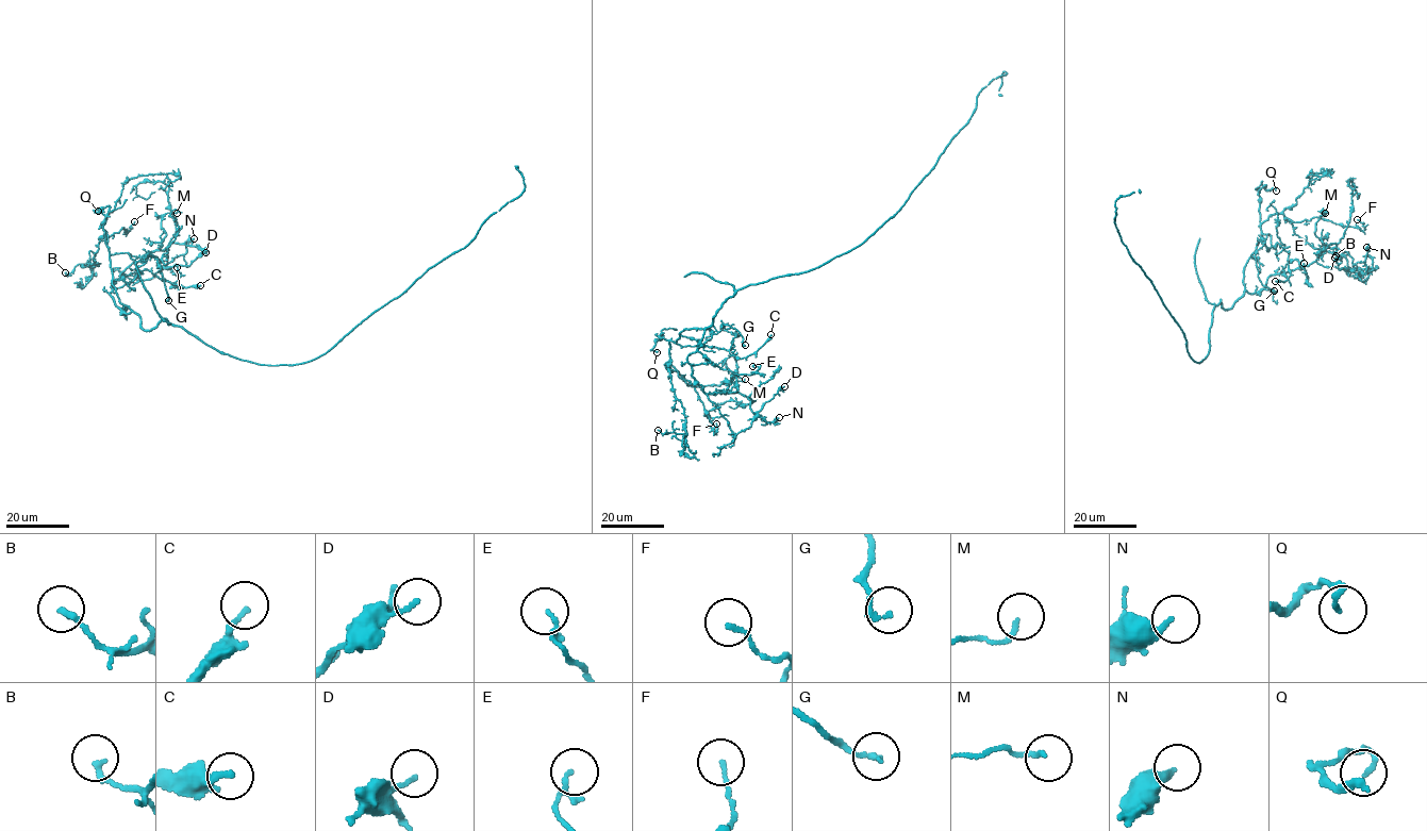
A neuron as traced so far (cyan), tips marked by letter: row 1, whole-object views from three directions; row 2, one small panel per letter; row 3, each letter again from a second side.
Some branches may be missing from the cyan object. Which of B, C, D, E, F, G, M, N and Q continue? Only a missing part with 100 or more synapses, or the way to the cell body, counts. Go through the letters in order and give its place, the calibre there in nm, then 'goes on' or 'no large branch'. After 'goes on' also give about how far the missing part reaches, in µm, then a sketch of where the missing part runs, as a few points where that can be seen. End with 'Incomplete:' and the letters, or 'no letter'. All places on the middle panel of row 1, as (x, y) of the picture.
B: place (658, 430); calibre 190 nm; no large branch
C: place (770, 334); calibre 170 nm; no large branch
D: place (784, 386); calibre 120 nm; no large branch
E: place (752, 366); calibre 80 nm; no large branch
F: place (716, 424); calibre 120 nm; no large branch
G: place (745, 345); calibre 140 nm; no large branch
M: place (745, 379); calibre 140 nm; no large branch
N: place (779, 417); calibre 300 nm; no large branch
Q: place (657, 352); calibre 140 nm; no large branch
Incomplete: no letter

